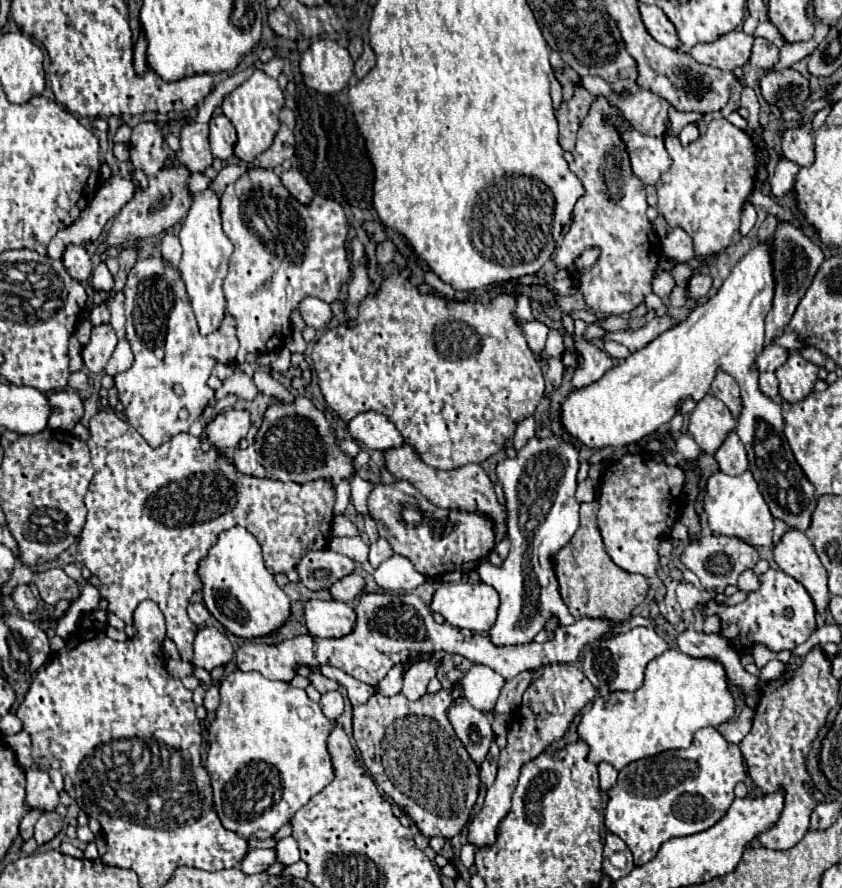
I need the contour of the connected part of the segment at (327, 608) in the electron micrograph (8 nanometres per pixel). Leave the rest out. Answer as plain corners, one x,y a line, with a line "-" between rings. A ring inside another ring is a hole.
311,599
303,605
303,619
315,637
341,637
353,629
355,611
347,603

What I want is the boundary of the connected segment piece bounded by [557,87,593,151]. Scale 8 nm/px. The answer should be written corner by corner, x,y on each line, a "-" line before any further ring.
583,87
575,89
575,95
571,101
561,103
557,119
559,119
559,145
563,147
563,151
573,151
577,127
587,117
591,103
593,103
593,97

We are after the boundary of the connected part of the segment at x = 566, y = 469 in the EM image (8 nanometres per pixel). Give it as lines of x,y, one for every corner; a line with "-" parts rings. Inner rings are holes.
531,437
513,459
507,457
497,465
497,481
503,487
509,513
511,551
501,567
493,567
489,561
477,567
481,581
491,585
501,597
497,623
489,631
491,641
497,645
529,643
551,615
555,615
561,625
575,623
575,617
567,611
557,591
553,555
565,547
579,529
579,501
575,499
577,471
579,447
559,437

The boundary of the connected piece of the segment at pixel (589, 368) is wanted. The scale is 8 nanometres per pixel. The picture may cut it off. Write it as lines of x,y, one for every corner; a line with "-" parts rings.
575,319
575,335
573,335
575,347
577,347
577,349
583,353
583,357
585,357
583,367
577,369
575,375
573,375
573,385
579,387
579,389
581,389
581,387
587,387
587,385
591,385
591,383
595,383
595,381
599,381
609,369
613,369
613,367
617,365
615,359
611,359
605,351
597,349
595,345
591,345
591,343
587,343
587,341
583,339
585,327
587,327
585,321

